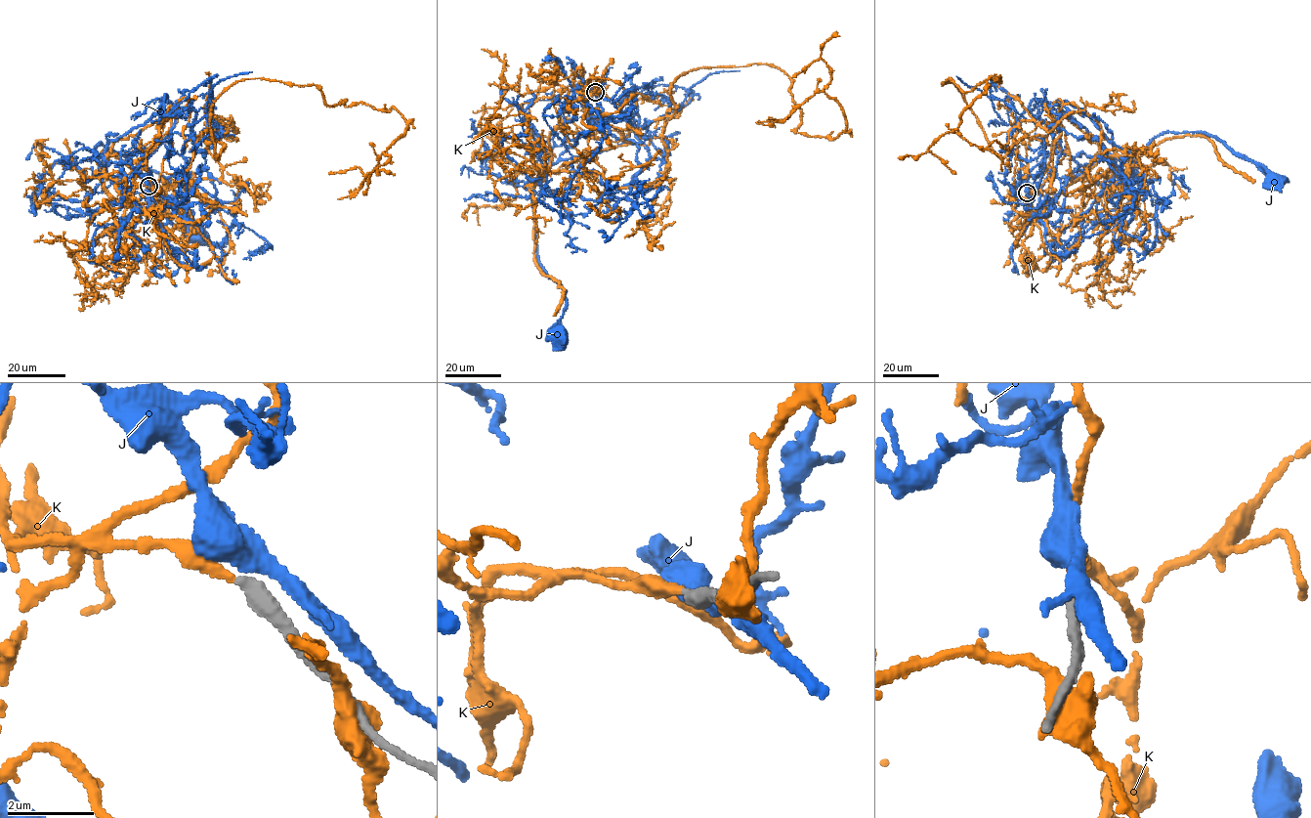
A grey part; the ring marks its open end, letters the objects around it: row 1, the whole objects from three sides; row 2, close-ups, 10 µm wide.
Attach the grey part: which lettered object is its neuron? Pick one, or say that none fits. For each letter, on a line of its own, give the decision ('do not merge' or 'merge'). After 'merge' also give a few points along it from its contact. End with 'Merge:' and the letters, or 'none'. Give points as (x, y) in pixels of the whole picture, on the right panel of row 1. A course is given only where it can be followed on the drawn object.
J: do not merge
K: merge; it runs (1027, 193), (1057, 102), (1047, 136), (999, 157), (942, 83), (999, 75), (957, 133), (1008, 150)
Merge: K

